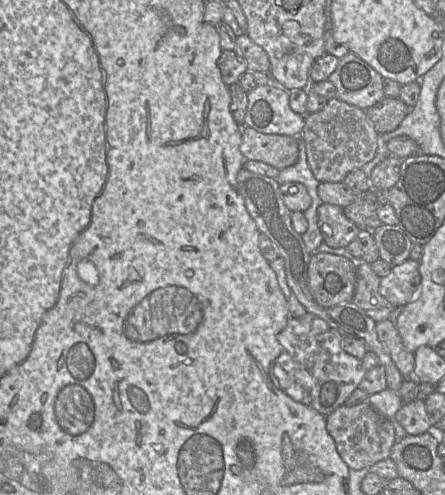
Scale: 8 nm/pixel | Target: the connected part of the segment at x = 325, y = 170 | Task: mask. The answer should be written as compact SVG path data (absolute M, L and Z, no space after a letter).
M337 97L328 100L319 112L305 115L302 132L308 165L320 182L343 182L346 175L371 161L382 147L379 134L369 122L366 111Z

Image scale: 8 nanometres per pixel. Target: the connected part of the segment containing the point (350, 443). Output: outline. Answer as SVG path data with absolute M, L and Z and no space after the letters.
M368 402L355 406L339 406L326 416L326 427L335 441L339 455L352 470L369 468L390 458L391 449L396 442L392 421L376 411Z

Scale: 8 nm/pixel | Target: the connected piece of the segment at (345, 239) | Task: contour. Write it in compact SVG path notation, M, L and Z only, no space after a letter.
M322 203L317 209L317 218L323 241L331 248L347 247L361 232L337 205Z

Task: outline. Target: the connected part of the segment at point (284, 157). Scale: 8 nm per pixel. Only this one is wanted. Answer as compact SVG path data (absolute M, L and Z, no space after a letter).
M243 126L241 153L245 160L261 161L281 171L297 162L298 137L265 134Z

